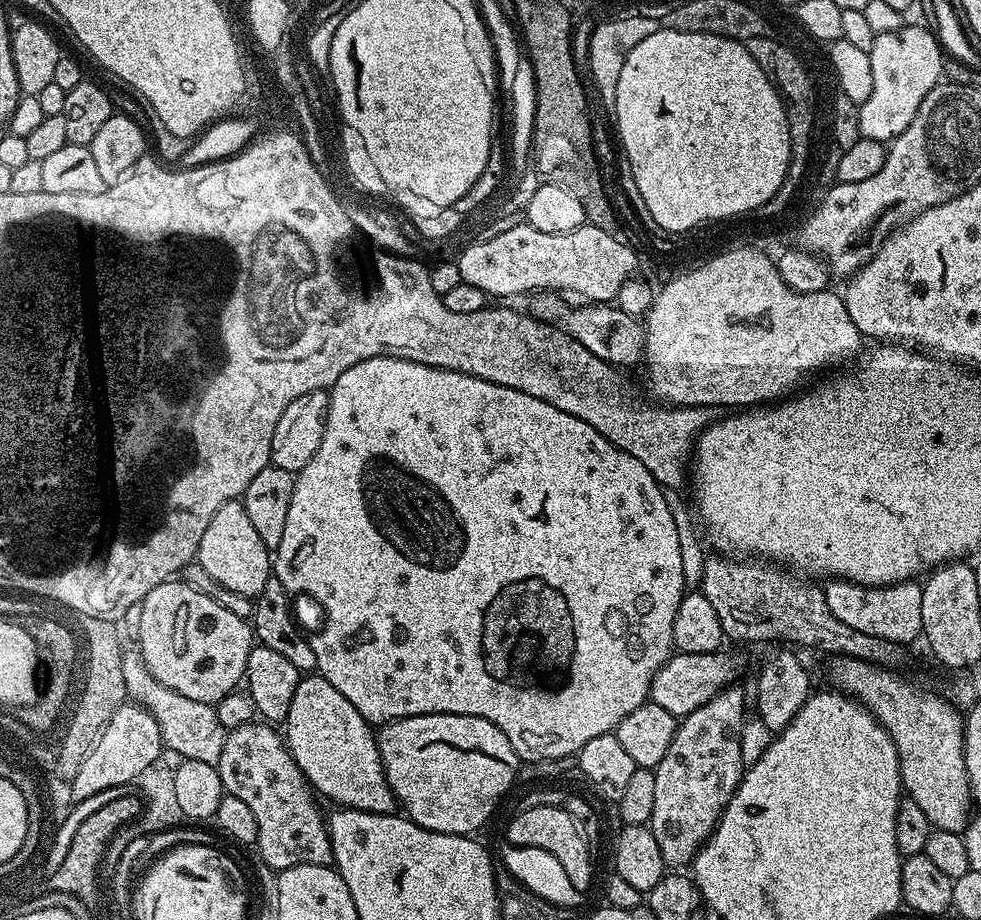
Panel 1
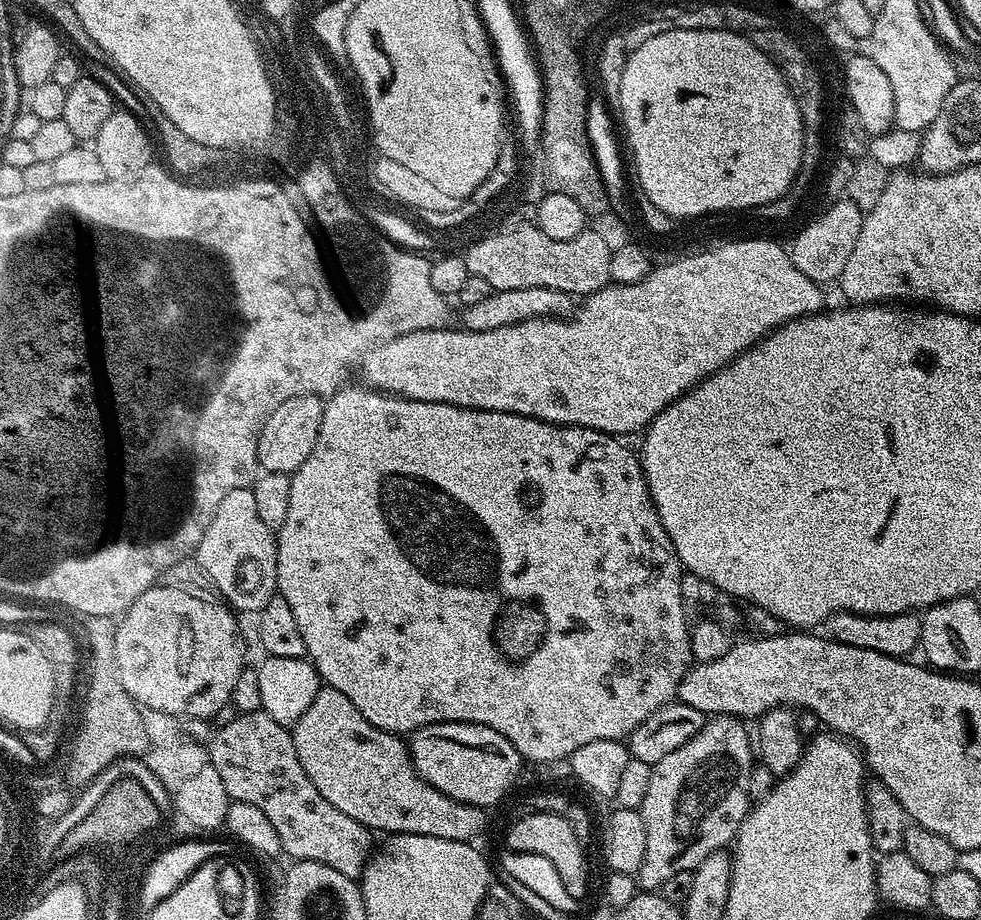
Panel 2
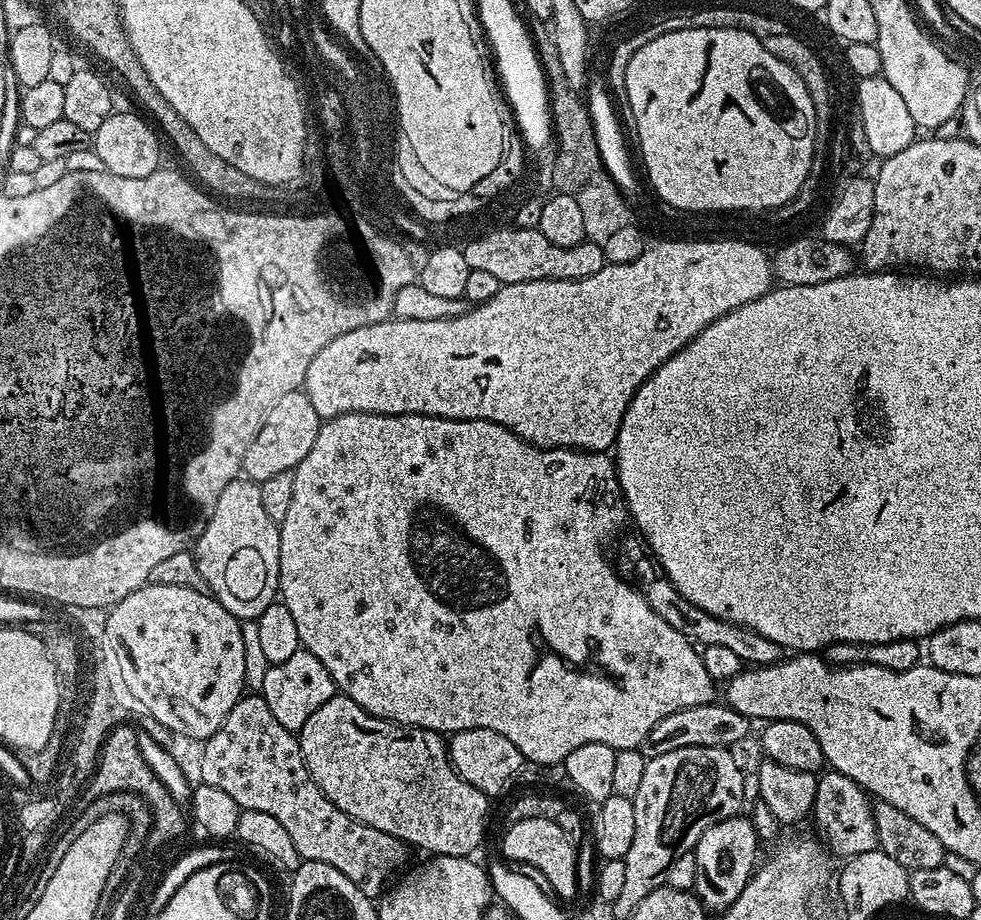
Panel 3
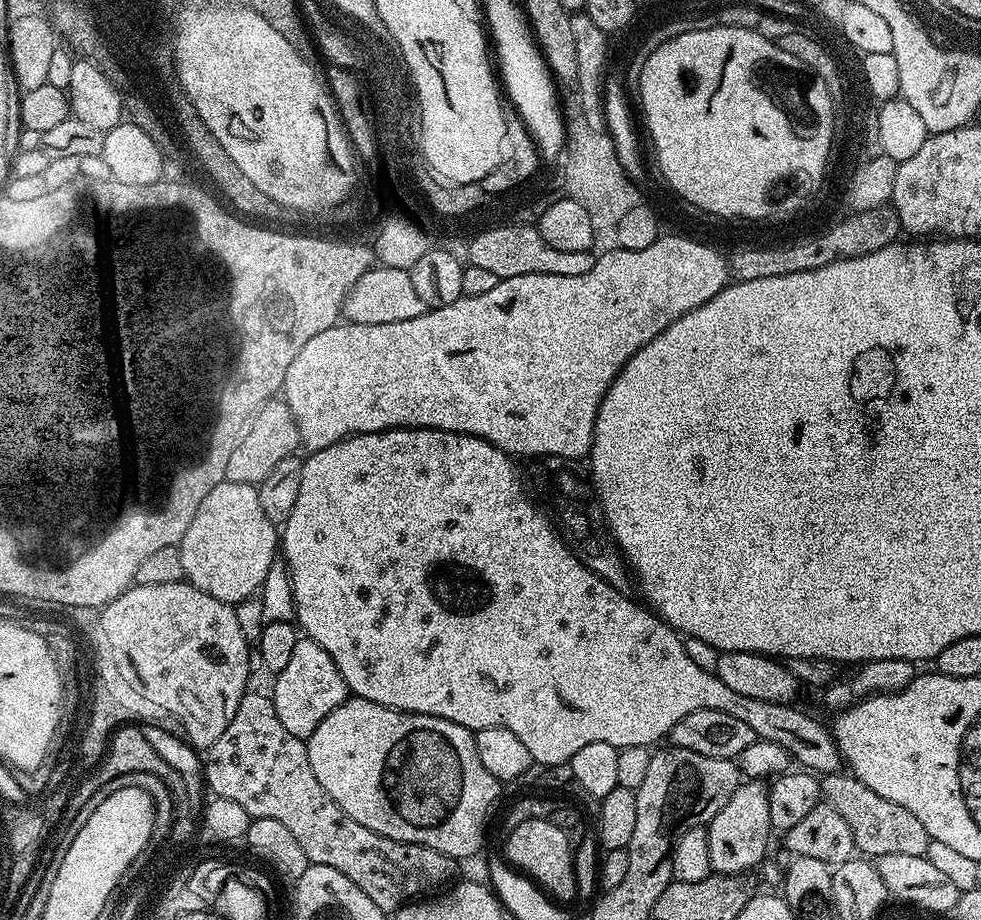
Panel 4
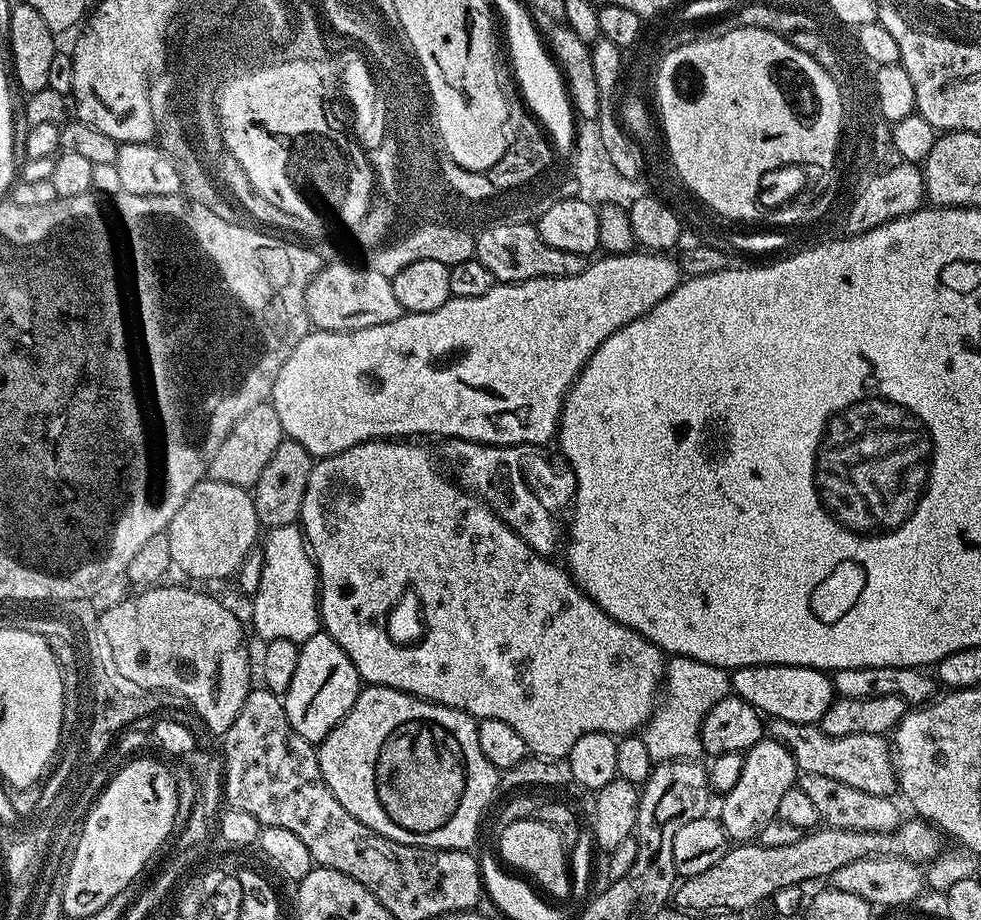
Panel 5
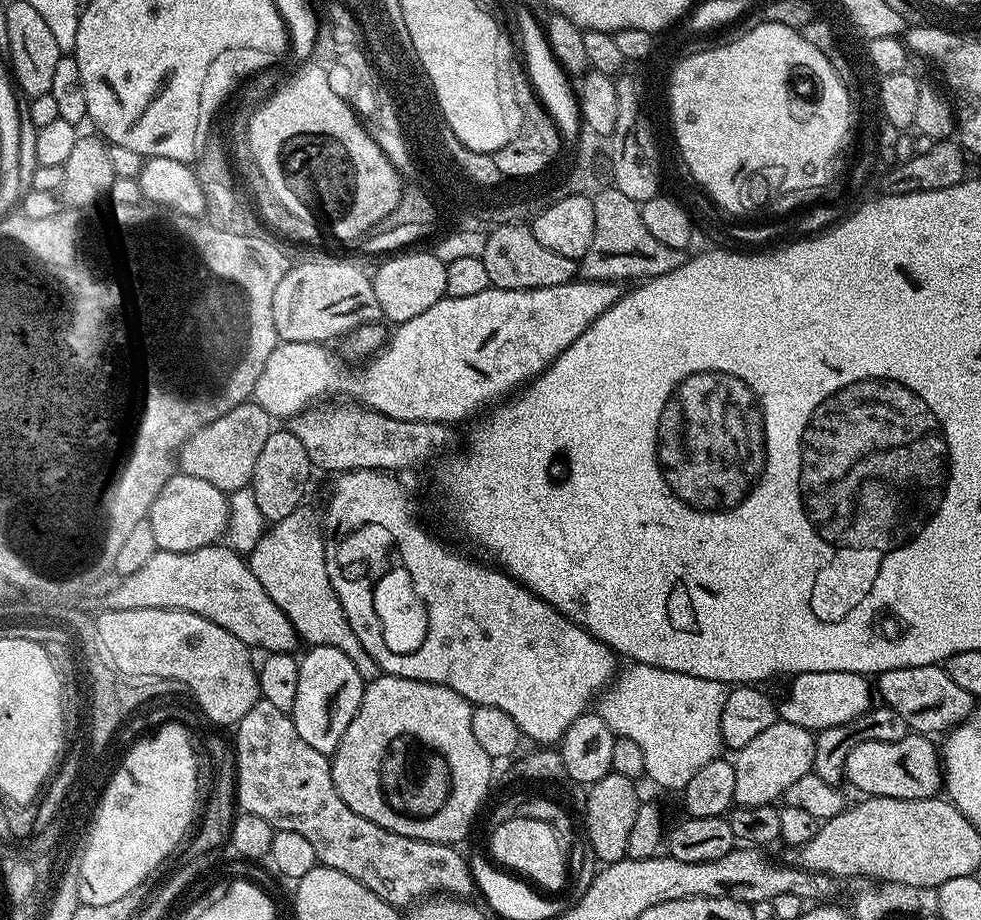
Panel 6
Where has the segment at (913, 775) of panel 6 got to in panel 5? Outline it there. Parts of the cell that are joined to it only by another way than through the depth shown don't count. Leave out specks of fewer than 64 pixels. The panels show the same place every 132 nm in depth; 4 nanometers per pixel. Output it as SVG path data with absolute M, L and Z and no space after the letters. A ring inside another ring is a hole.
M772 720L766 728L771 739L782 742L790 750L797 769L801 773L822 774L826 778L834 778L834 782L846 782L846 786L854 786L854 790L866 790L866 794L892 796L897 791L896 766L890 744L884 736L876 736L873 732L851 732L845 736L827 736L814 724L791 724L785 720Z

